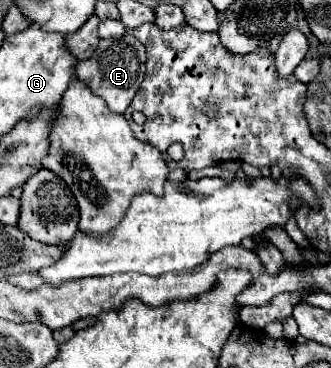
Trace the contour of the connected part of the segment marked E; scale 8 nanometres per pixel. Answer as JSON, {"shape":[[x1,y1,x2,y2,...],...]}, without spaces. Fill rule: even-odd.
{"shape":[[131,31,121,37,101,39,99,49,93,53,93,57,77,63,77,79,87,83,87,87,91,87,95,95,103,97,109,111,115,113,125,113,139,85,143,83,143,77,145,77,145,47,141,47,141,43,131,35]]}

